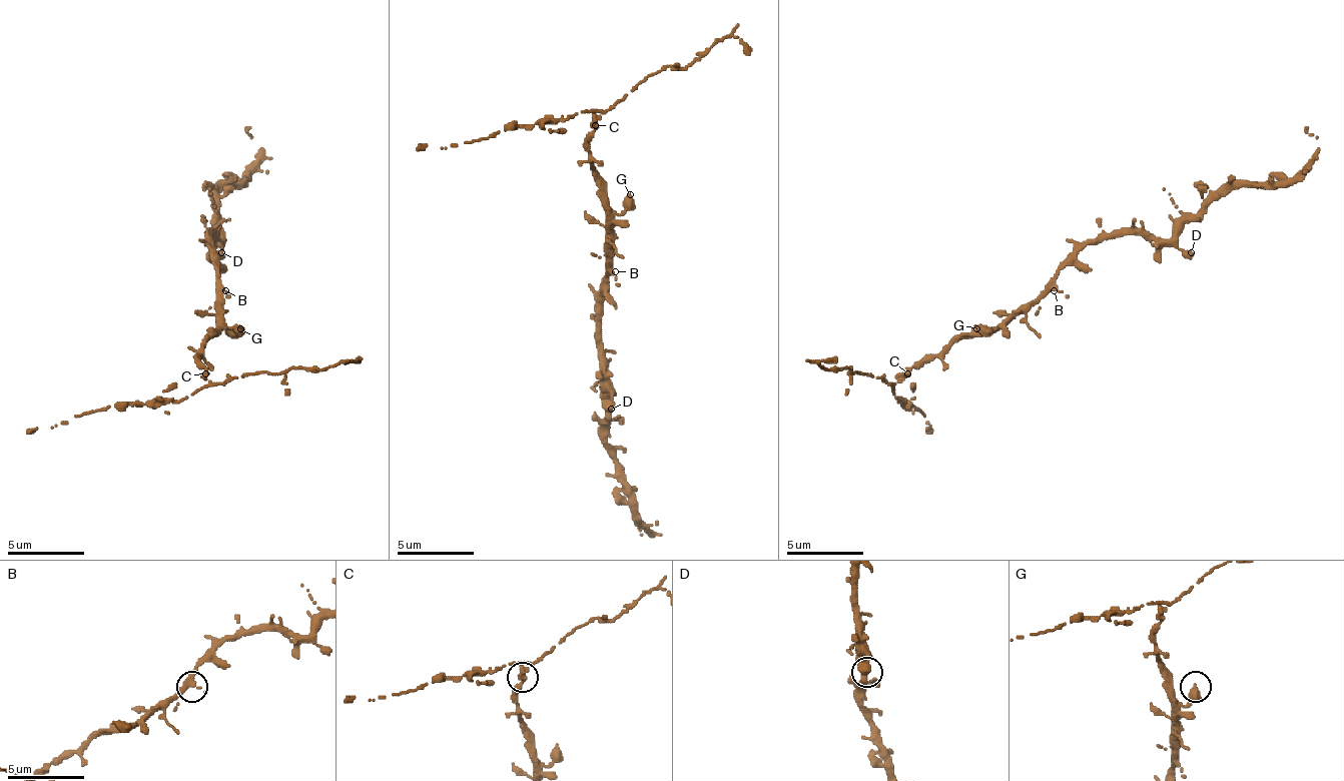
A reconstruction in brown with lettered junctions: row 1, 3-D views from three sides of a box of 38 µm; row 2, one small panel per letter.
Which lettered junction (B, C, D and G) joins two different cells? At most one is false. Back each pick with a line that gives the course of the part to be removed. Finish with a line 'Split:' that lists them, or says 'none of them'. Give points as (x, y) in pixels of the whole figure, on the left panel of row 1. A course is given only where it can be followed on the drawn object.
C: Course of the part to remove: (205, 374), (209, 382), (179, 402), (91, 409), (53, 429), (26, 432)
Split: C

